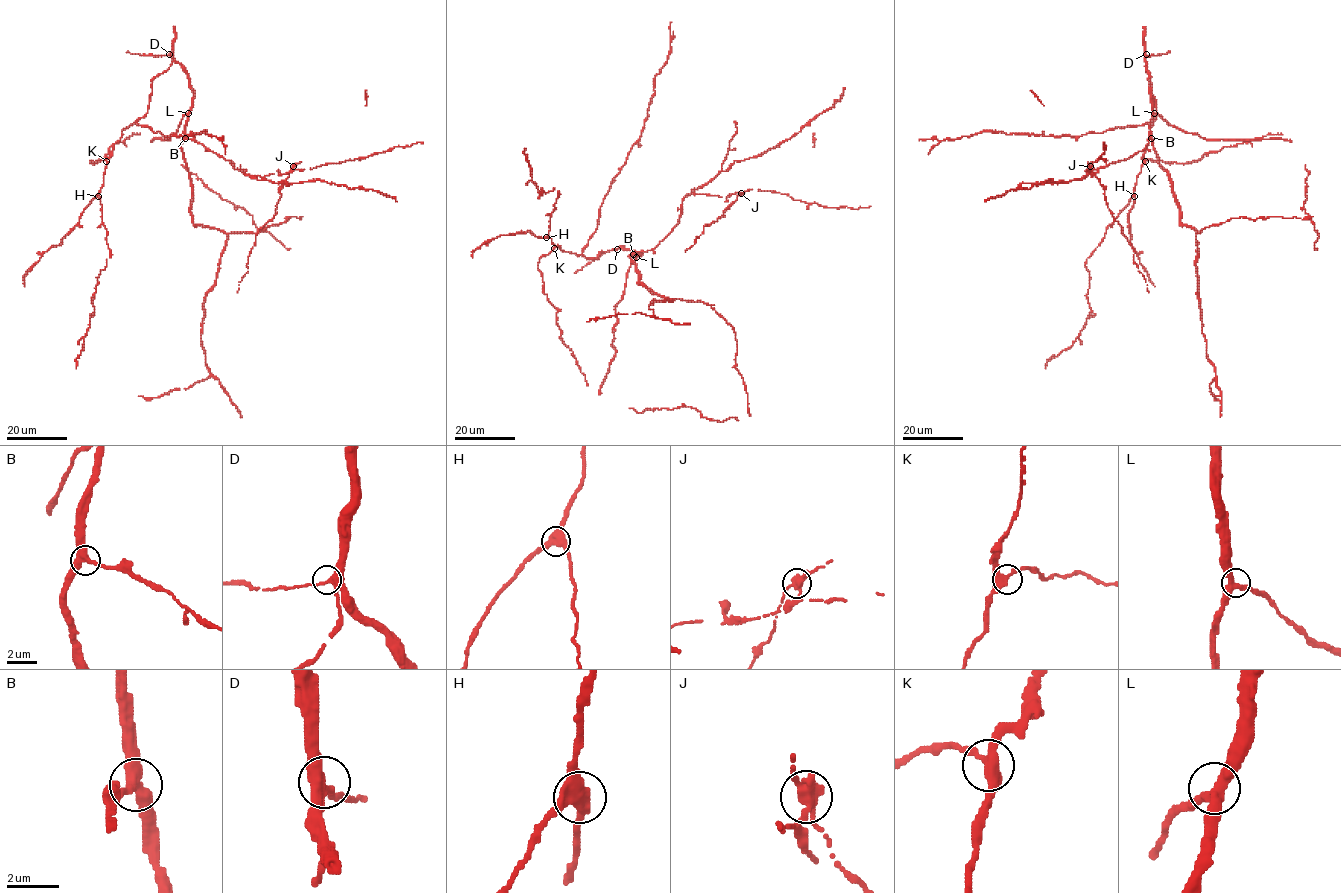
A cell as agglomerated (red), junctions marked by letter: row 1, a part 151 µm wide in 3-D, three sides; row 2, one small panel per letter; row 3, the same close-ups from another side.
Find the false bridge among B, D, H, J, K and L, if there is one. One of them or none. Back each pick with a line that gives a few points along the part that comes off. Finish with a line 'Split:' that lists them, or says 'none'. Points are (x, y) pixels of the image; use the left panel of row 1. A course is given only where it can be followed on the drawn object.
J: course (293, 167), (279, 191), (281, 196), (276, 214), (259, 229), (250, 249), (247, 271), (239, 282), (237, 293)
Split: J

